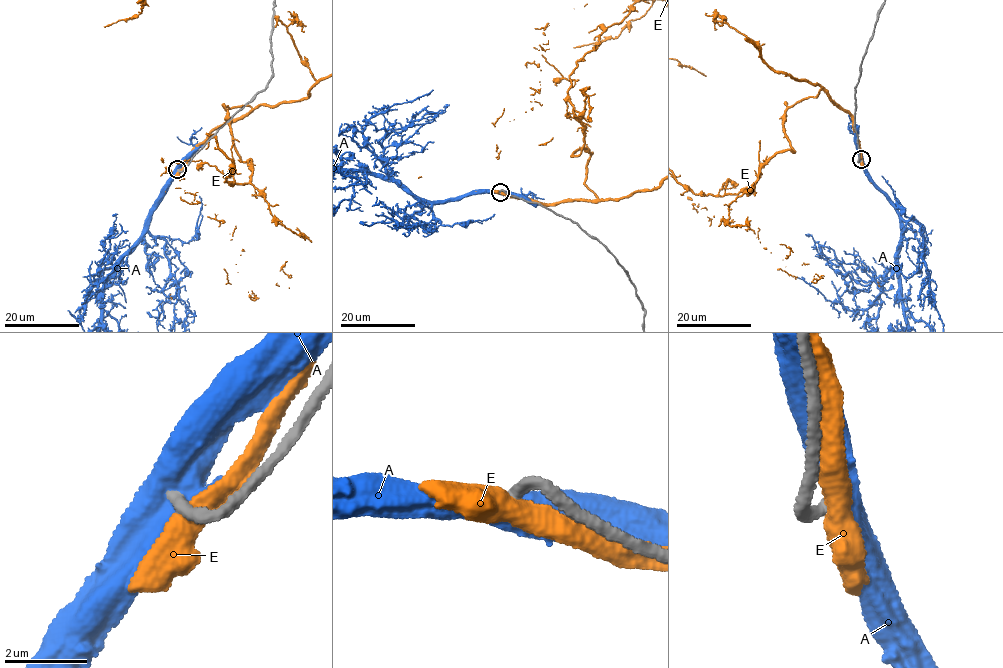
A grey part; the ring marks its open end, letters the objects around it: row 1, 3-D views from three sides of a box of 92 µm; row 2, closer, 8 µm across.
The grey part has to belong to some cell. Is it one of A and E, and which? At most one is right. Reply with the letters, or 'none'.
none

